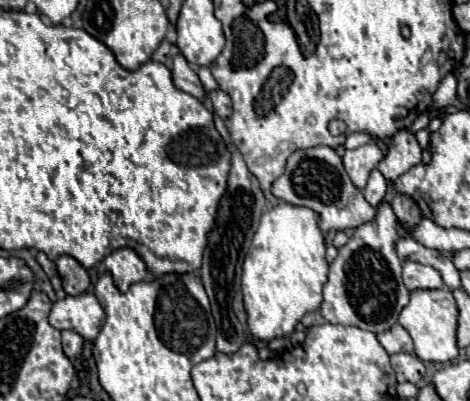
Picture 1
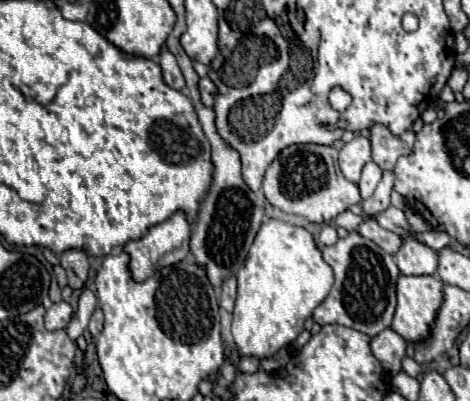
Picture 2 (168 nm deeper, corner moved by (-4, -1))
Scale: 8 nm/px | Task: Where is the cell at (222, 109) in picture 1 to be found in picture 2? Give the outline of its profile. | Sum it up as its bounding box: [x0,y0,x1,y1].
[197,77,217,107]

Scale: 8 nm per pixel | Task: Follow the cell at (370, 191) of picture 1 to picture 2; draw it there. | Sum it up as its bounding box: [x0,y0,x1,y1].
[357,161,381,199]

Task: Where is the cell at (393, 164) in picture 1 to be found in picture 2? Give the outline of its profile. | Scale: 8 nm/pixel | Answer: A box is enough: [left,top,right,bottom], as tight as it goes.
[371,125,415,169]

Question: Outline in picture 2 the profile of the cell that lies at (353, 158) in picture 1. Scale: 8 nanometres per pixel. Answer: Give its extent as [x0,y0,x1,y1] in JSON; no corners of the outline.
[339,135,371,183]

